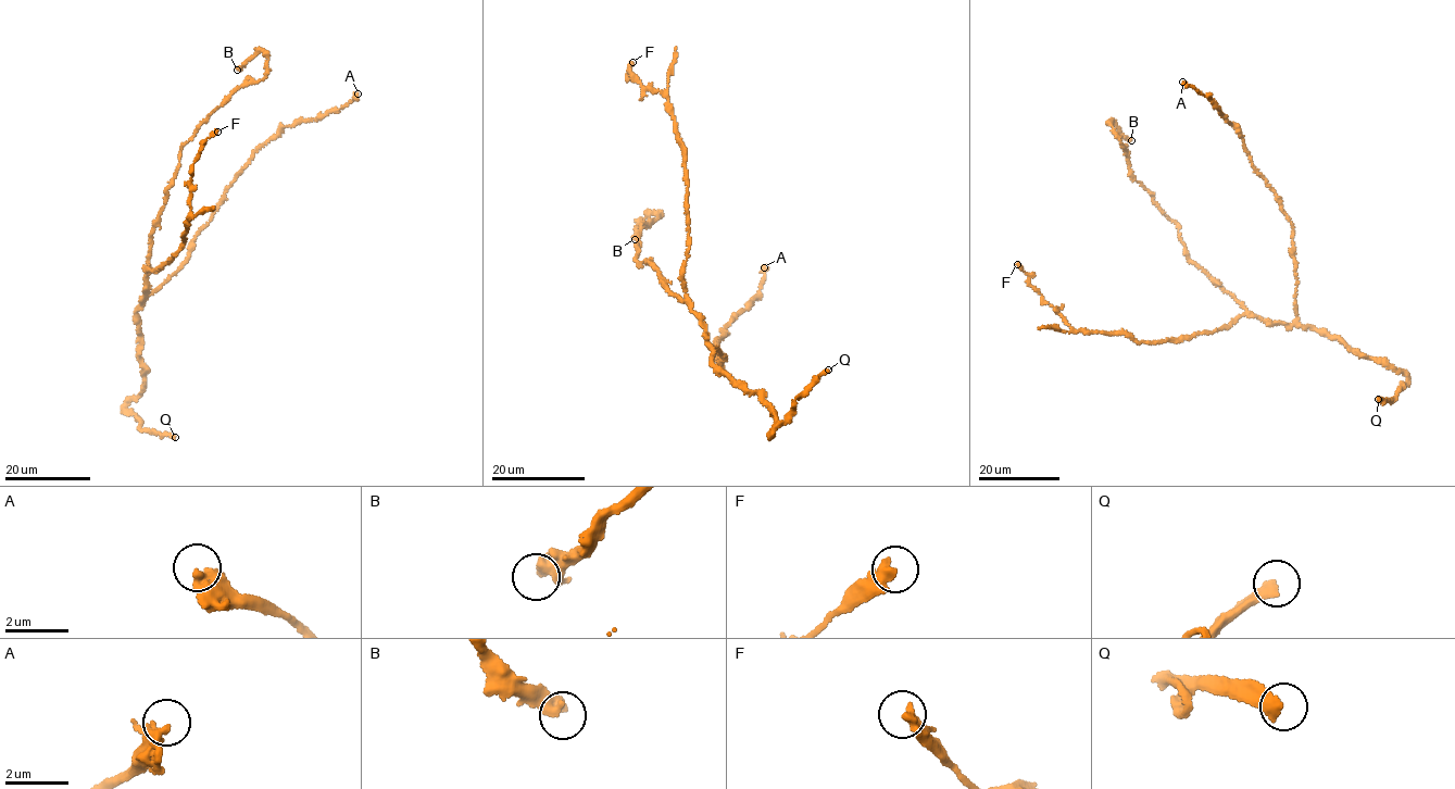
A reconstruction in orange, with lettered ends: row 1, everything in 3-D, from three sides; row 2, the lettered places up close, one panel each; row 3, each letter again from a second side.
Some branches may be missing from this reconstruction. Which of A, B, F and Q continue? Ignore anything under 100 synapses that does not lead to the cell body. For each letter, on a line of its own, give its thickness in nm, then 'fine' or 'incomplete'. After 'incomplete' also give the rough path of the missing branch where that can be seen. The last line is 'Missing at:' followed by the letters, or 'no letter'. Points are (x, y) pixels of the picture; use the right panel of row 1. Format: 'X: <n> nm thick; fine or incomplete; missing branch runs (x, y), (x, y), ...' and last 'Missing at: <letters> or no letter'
A: 400 nm thick; fine
B: 480 nm thick; fine
F: 360 nm thick; fine
Q: 340 nm thick; incomplete; missing branch runs (1378, 399), (1334, 389), (1193, 441), (1070, 449), (1048, 447), (982, 410), (992, 400)
Missing at: Q

